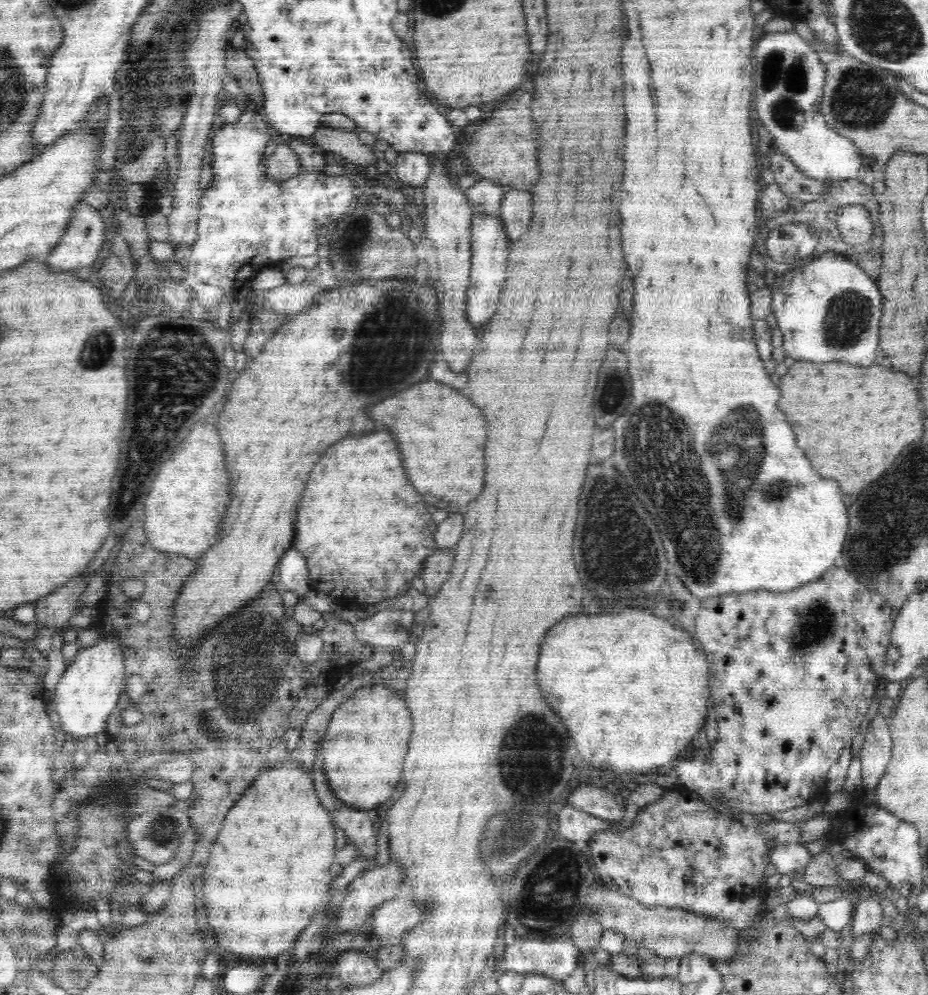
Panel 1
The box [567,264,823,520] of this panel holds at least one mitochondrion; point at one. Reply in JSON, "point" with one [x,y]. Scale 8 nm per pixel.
{"point":[612,396]}

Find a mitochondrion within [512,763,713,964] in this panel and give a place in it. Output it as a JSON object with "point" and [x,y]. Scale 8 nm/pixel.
{"point":[552,887]}

